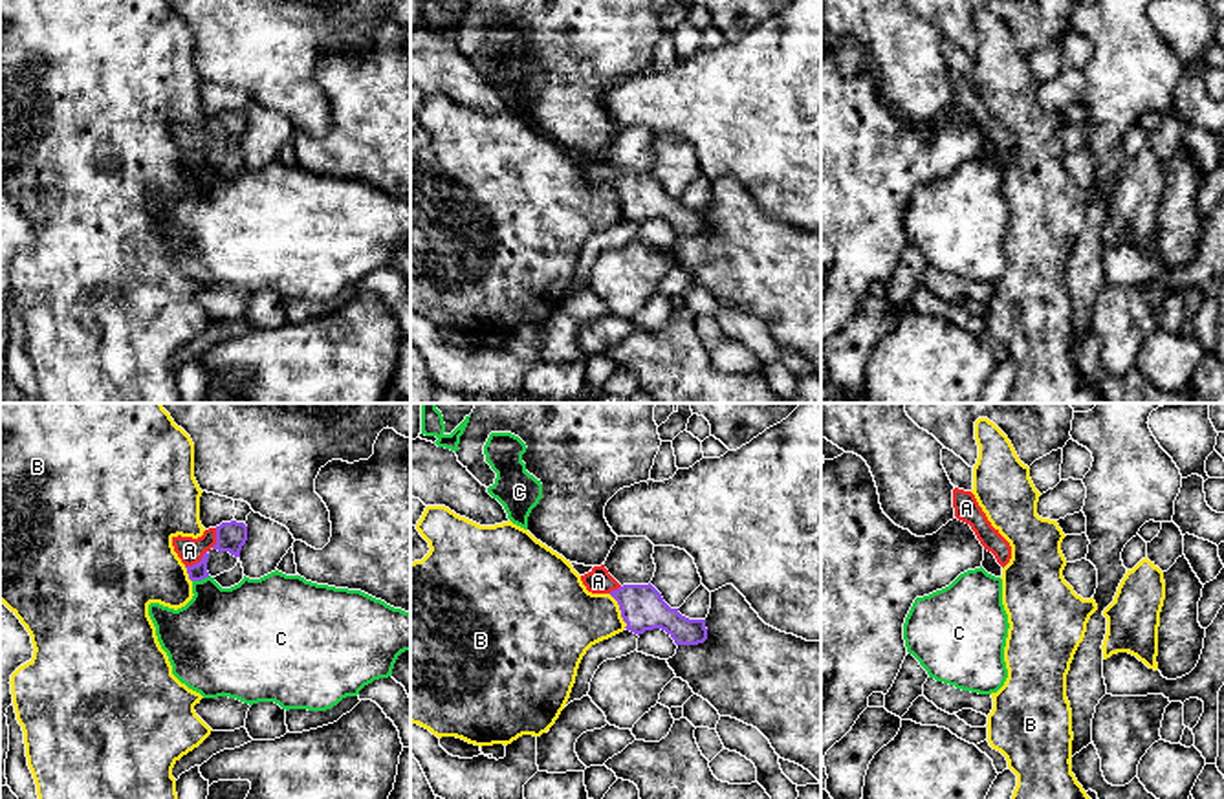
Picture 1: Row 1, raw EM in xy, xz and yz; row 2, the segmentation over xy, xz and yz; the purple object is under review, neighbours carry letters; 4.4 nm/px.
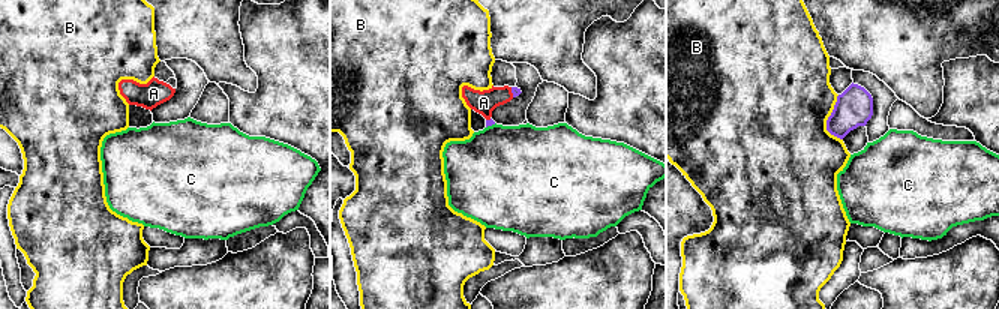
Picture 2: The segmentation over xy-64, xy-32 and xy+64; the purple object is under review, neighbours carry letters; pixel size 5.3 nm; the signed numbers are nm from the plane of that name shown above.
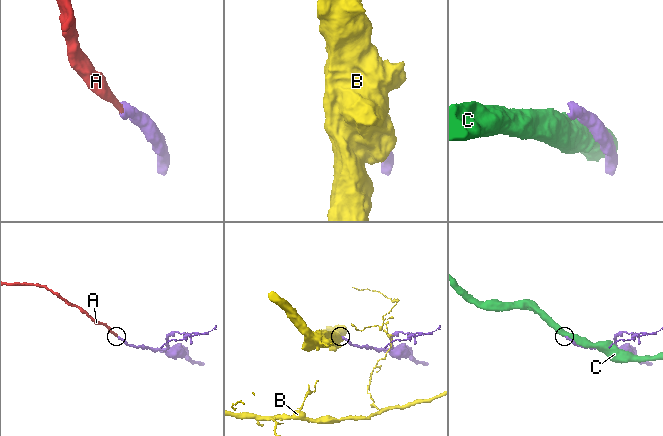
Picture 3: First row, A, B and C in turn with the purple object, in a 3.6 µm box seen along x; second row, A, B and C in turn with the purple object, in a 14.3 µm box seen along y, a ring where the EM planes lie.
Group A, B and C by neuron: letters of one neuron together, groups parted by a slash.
A / B / C

